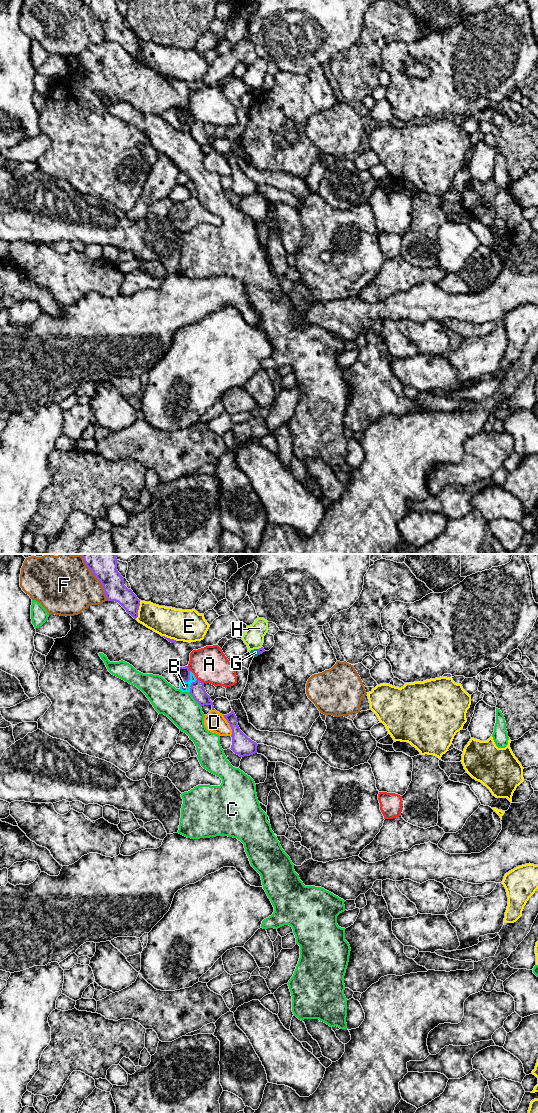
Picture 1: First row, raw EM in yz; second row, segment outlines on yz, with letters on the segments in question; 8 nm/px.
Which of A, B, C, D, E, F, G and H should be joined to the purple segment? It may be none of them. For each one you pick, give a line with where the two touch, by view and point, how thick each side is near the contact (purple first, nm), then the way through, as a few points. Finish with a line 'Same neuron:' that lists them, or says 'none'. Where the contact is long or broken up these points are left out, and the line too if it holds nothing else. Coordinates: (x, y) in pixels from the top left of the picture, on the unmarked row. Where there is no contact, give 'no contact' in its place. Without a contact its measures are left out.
Same neuron: none

